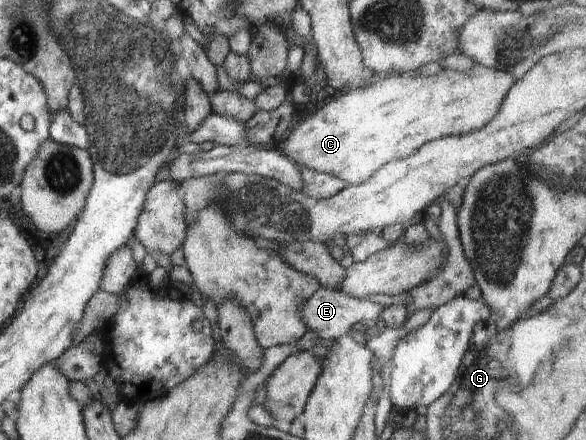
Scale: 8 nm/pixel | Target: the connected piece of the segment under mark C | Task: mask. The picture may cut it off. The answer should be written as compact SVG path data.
M475 64L472 69L465 71L444 68L442 72L429 77L417 72L374 77L367 85L337 93L330 101L320 103L305 119L291 127L280 146L284 147L284 153L296 164L336 176L346 185L358 185L386 162L404 159L416 153L426 142L478 131L496 117L515 81L510 72L487 68L482 64Z

